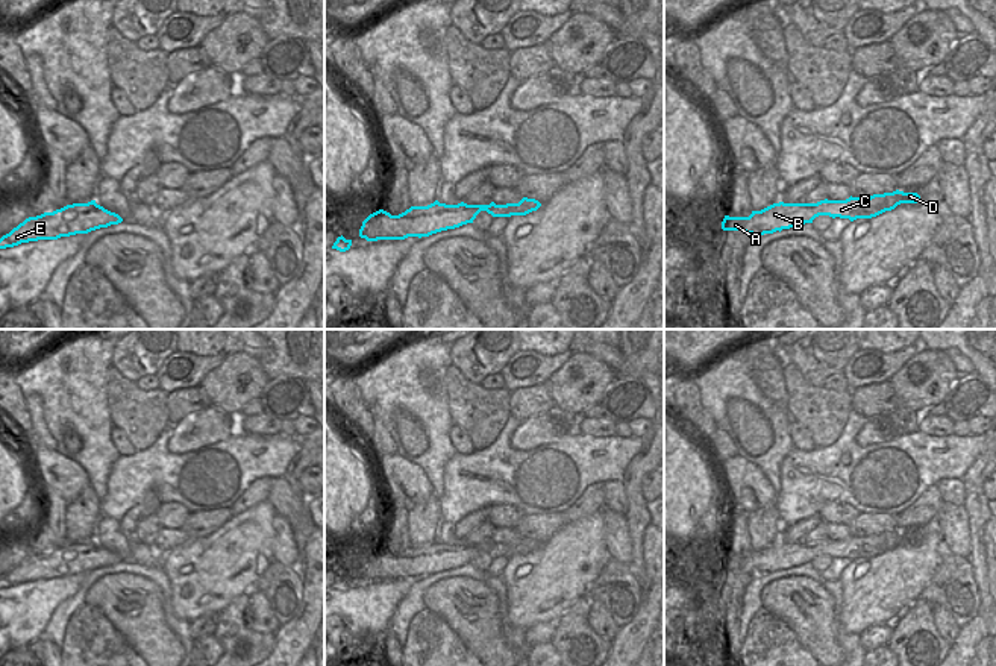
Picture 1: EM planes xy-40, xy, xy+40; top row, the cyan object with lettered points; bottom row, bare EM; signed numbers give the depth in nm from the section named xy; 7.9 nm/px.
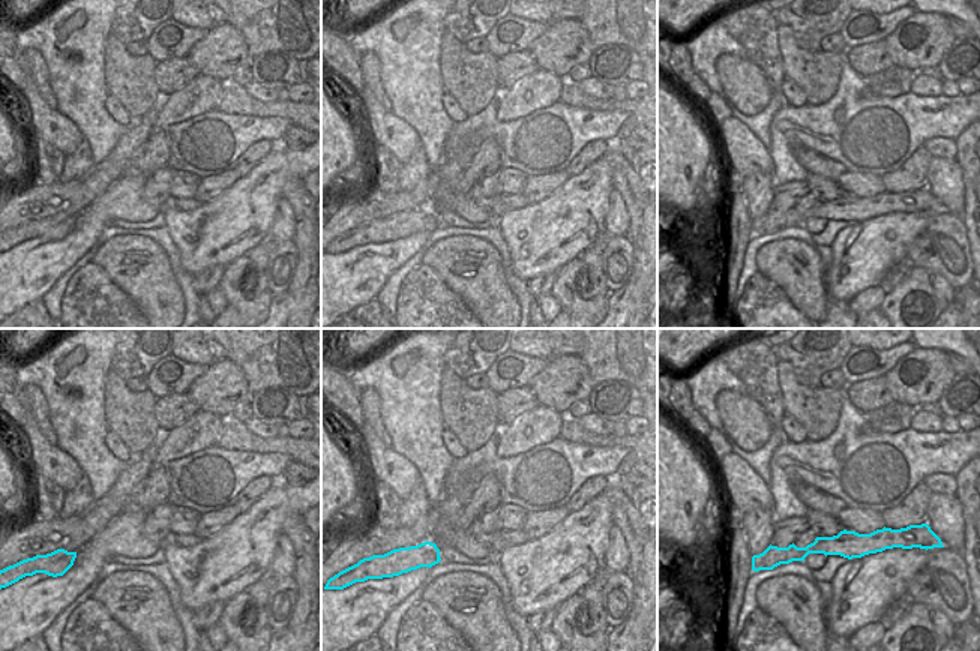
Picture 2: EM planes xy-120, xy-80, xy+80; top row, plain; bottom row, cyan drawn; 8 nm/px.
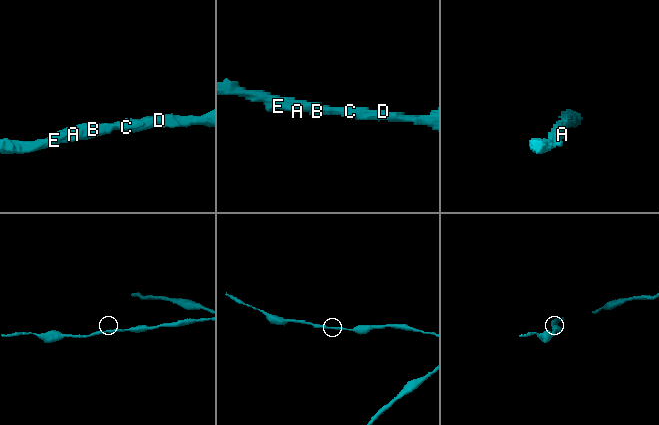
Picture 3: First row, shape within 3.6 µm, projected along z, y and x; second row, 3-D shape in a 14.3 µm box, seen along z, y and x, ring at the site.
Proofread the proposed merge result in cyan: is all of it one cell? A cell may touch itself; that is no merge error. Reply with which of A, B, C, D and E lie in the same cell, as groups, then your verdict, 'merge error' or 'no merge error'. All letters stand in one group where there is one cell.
groups A B C D E; no merge error

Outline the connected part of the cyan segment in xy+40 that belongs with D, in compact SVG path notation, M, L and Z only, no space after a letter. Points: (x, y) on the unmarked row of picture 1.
M893 531L873 534L870 537L849 537L846 540L820 540L817 543L773 543L761 551L752 551L749 557L725 555L722 561L723 570L743 570L752 575L773 573L776 570L797 567L813 563L819 555L832 558L872 558L885 551L894 549L900 543L917 543L917 532Z

